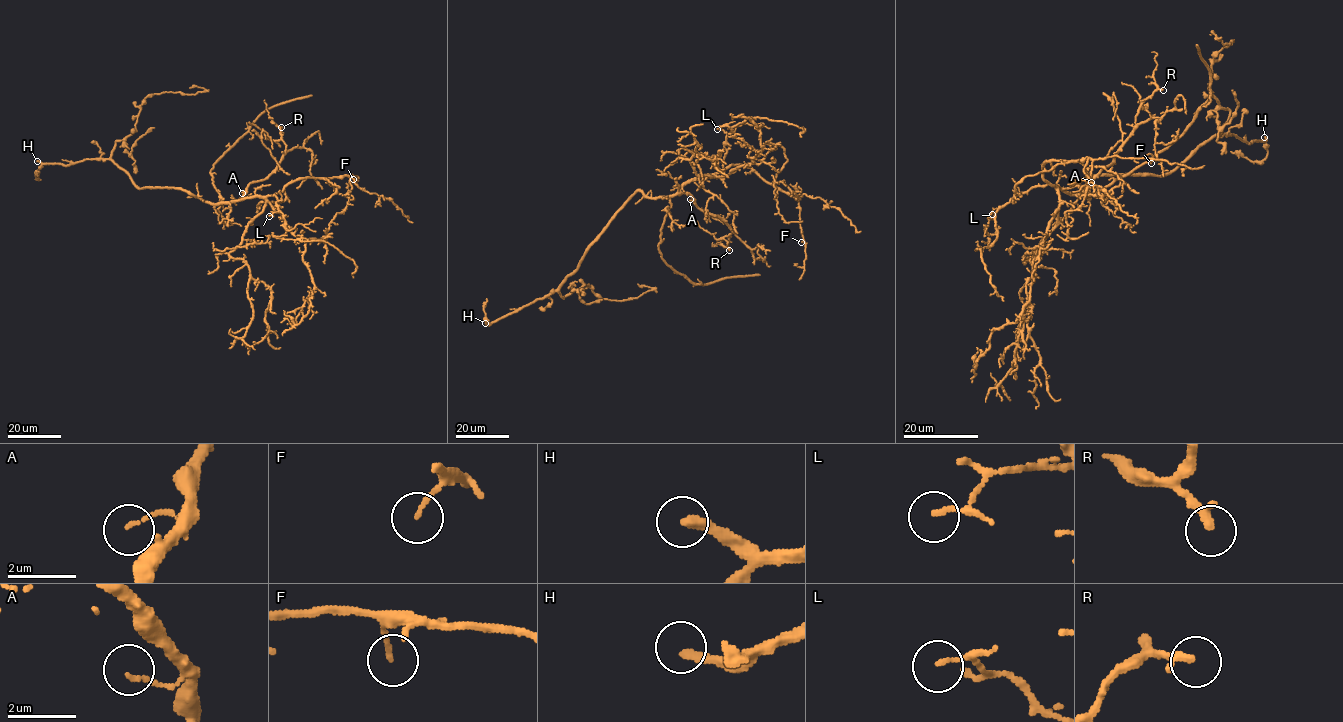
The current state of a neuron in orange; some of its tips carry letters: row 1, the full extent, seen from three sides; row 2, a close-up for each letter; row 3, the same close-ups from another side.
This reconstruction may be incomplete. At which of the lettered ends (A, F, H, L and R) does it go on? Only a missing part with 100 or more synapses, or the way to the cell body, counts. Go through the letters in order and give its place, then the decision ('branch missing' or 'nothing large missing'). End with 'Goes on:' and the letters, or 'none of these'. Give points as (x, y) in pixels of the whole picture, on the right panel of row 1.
A: (1091, 182) | nothing large missing
F: (1151, 163) | nothing large missing
H: (1264, 137) | branch missing
L: (992, 214) | nothing large missing
R: (1163, 90) | nothing large missing
Goes on: H

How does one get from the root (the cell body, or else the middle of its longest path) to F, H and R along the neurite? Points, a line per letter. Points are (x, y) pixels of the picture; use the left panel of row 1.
F: (190, 194), (213, 203), (230, 203), (275, 195), (303, 178), (352, 174), (353, 179)
H: (190, 194), (181, 189), (139, 188), (109, 159), (85, 159), (68, 165), (37, 161)
R: (190, 194), (213, 203), (238, 200), (250, 183), (264, 179), (281, 159), (285, 149), (281, 127)

